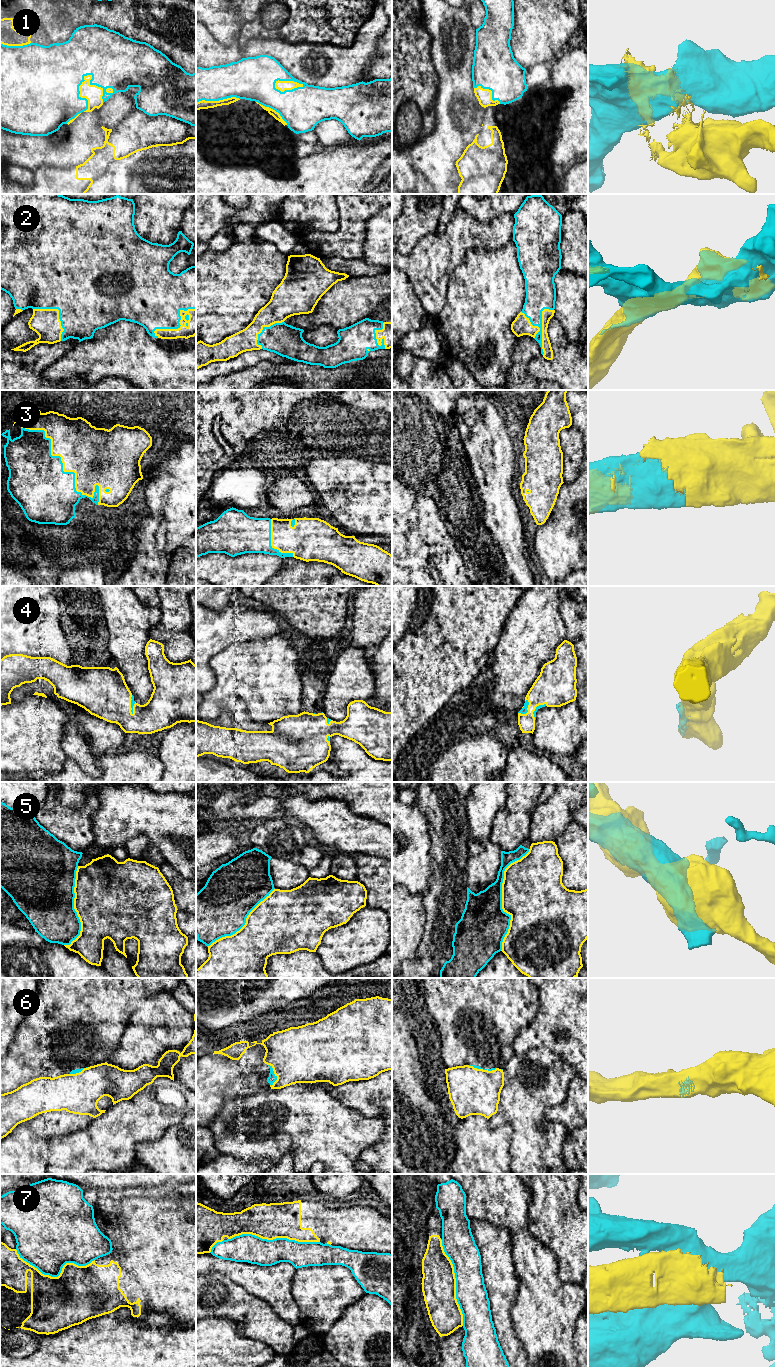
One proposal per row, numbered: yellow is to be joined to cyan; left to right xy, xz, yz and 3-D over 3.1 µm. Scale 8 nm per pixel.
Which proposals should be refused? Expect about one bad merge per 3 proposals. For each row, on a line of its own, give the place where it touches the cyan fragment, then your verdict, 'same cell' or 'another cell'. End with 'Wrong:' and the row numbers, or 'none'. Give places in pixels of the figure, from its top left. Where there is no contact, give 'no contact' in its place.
1: xy (79, 93) | another cell
2: yz (541, 331) | same cell
3: xy (66, 472) | same cell
4: yz (527, 707) | same cell
5: yz (501, 898) | another cell
6: xz (274, 1075) | same cell
7: xz (274, 1239) | another cell
Wrong: 1, 5, 7

